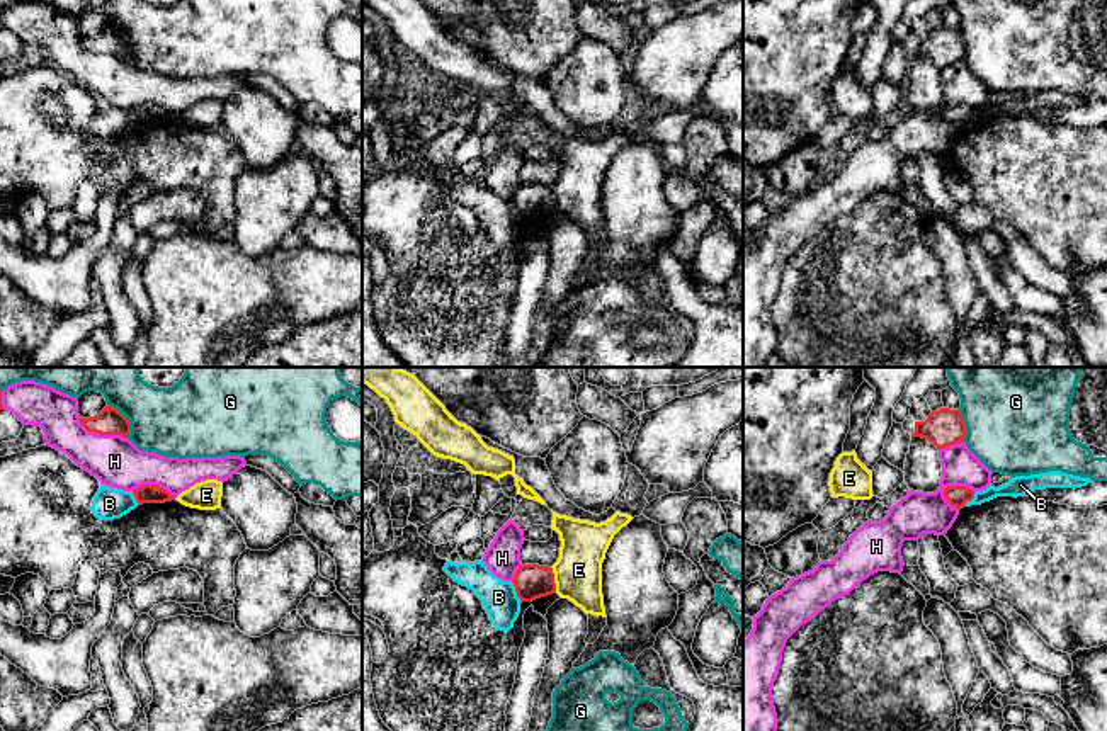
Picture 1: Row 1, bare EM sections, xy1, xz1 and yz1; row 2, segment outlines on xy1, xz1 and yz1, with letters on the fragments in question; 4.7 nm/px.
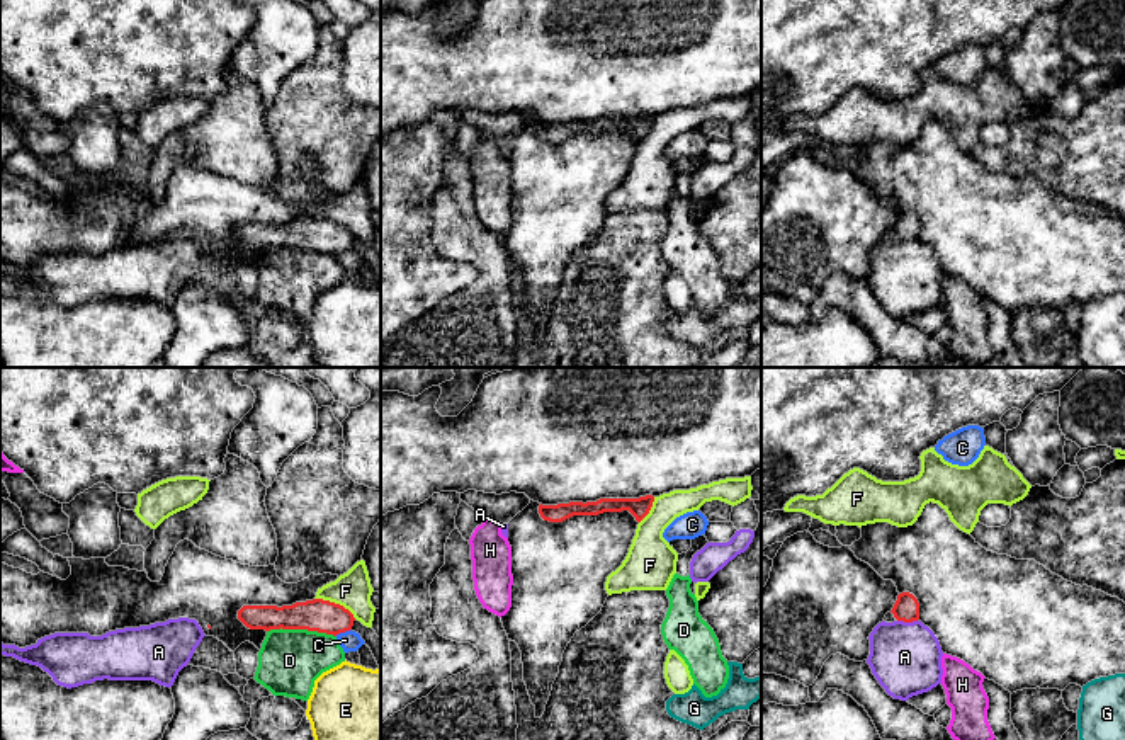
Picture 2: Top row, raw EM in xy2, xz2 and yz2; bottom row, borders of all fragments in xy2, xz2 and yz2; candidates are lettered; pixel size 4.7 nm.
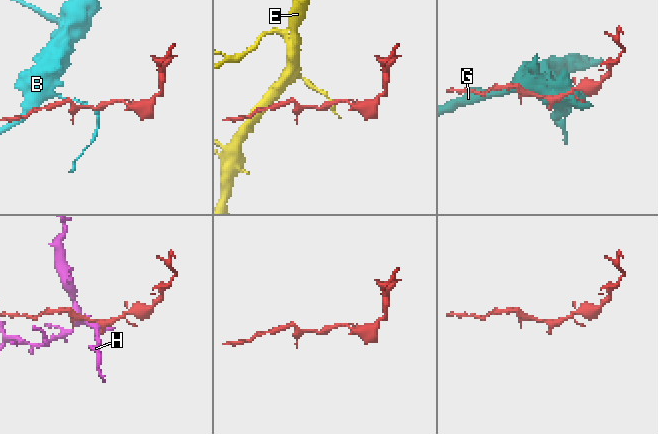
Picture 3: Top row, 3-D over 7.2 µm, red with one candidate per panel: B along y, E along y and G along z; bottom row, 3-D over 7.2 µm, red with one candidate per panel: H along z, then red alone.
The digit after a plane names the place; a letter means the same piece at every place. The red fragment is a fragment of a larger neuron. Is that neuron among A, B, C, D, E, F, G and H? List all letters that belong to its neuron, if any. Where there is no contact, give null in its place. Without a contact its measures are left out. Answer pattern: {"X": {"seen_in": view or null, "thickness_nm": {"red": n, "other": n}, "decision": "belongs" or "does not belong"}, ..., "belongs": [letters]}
{"A": {"seen_in": "yz2", "thickness_nm": {"red": 120, "other": 340}, "decision": "does not belong"}, "B": {"seen_in": "xz1", "thickness_nm": {"red": 170, "other": 170}, "decision": "does not belong"}, "C": {"seen_in": "xy2", "thickness_nm": {"red": 160, "other": 100}, "decision": "does not belong"}, "D": {"seen_in": "xy2", "thickness_nm": {"red": 160, "other": 300}, "decision": "does not belong"}, "E": {"seen_in": "xz1", "thickness_nm": {"red": 170, "other": 220}, "decision": "does not belong"}, "F": {"seen_in": "xy2", "thickness_nm": {"red": 160, "other": 170}, "decision": "does not belong"}, "G": {"seen_in": "xy1", "thickness_nm": {"red": 130, "other": 340}, "decision": "does not belong"}, "H": {"seen_in": "xy1", "thickness_nm": {"red": 130, "other": 240}, "decision": "does not belong"}, "belongs": []}

